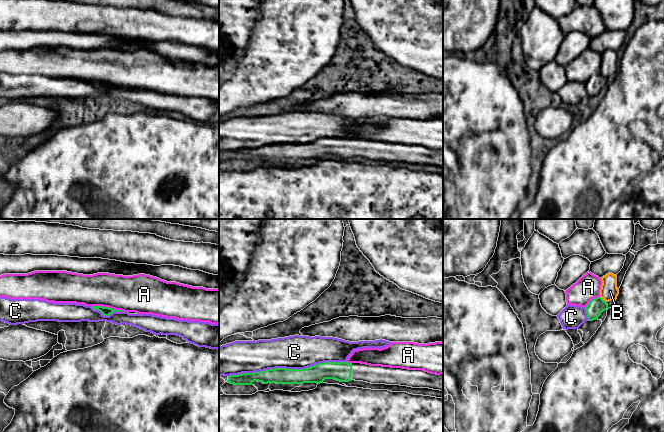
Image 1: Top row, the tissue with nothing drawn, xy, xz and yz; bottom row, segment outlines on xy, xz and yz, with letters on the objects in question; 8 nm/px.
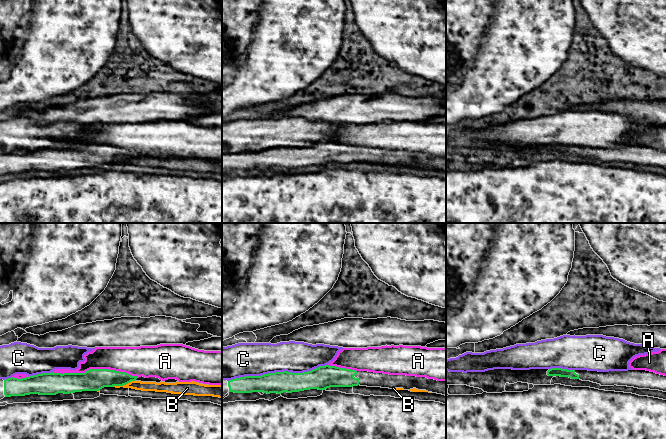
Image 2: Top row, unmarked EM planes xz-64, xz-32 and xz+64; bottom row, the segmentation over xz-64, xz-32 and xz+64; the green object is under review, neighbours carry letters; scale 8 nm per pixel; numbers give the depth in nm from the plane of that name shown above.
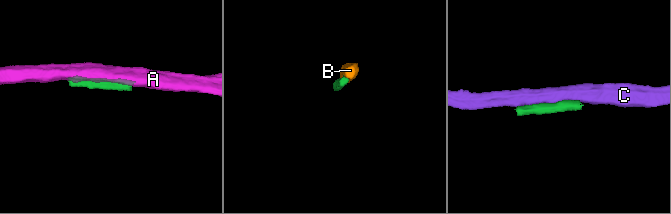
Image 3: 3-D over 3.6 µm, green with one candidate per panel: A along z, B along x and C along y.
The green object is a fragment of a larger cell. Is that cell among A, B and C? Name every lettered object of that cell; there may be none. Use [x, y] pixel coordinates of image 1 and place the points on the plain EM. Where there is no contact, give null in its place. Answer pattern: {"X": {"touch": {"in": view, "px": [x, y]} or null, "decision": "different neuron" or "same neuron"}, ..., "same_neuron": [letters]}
{"A": {"touch": {"in": "xy", "px": [108, 83]}, "decision": "different neuron"}, "B": {"touch": {"in": "yz", "px": [602, 75]}, "decision": "different neuron"}, "C": {"touch": {"in": "xz", "px": [285, 144]}, "decision": "different neuron"}, "same_neuron": []}

